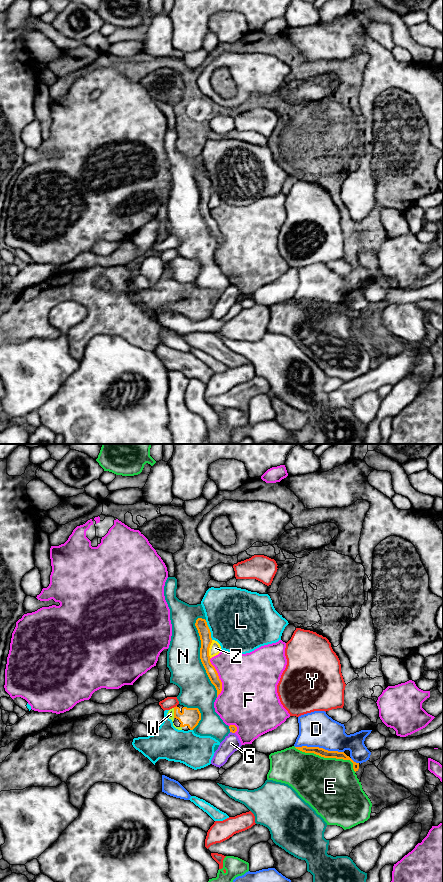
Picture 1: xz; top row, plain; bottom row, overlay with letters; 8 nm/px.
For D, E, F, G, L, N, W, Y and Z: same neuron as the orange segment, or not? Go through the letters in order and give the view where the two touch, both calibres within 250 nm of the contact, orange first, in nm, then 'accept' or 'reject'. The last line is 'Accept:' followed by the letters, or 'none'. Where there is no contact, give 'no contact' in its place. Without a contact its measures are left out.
D: xz | 70/280 nm | reject
E: xz | 70/460 nm | reject
F: xz | 80/440 nm | reject
G: xz | 60/140 nm | reject
L: xz | 100/500 nm | reject
N: xz | 100/280 nm | reject
W: xz | 150/60 nm | accept
Y: xz | 150/100 nm | reject
Z: xz | 100/90 nm | reject
Accept: W

